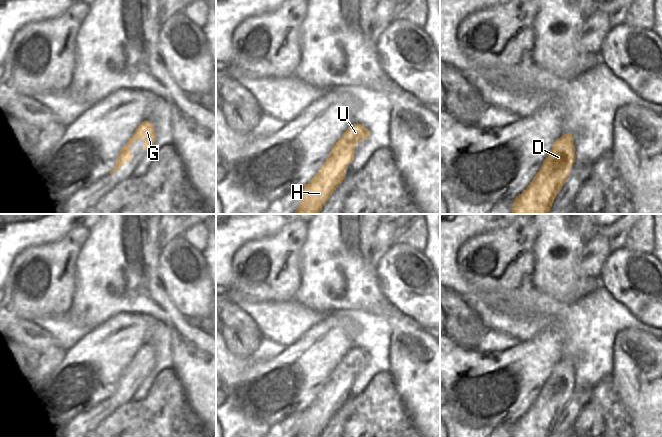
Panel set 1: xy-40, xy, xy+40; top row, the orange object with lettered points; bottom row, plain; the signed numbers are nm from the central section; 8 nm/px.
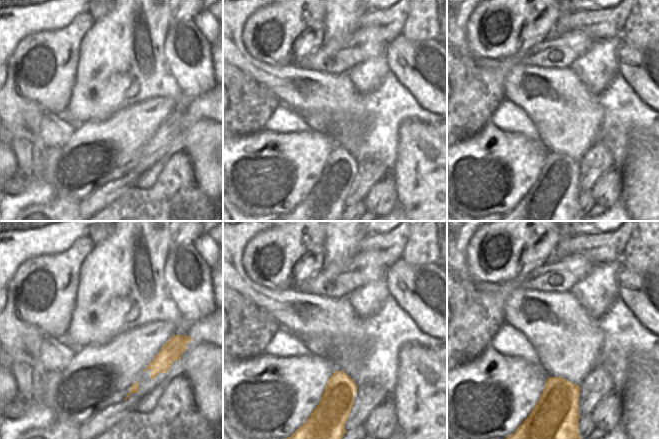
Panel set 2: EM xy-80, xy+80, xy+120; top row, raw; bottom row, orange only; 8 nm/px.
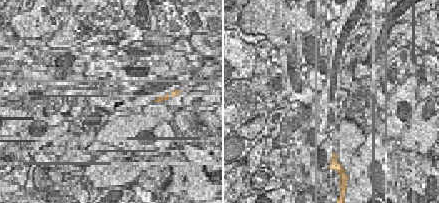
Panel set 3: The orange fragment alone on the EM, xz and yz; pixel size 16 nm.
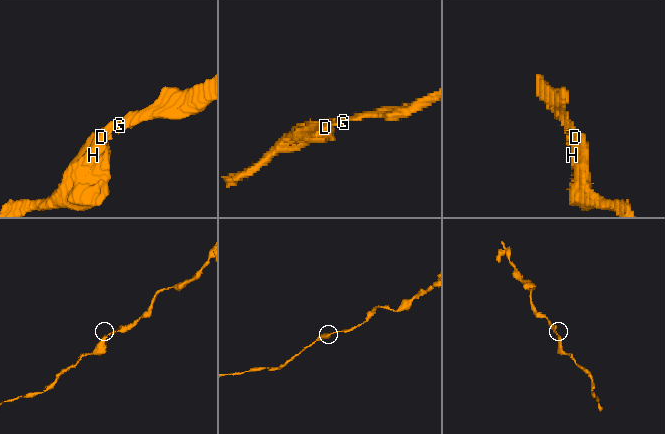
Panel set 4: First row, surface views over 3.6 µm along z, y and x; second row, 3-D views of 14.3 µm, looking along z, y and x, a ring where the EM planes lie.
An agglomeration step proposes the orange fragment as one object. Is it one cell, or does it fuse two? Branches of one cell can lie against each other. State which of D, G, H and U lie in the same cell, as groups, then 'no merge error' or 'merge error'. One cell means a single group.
groups D G H U; no merge error

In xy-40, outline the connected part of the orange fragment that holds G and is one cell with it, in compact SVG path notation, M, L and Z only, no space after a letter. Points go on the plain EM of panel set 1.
M147 344L142 346L136 352L130 364L124 369L124 371L122 372L122 374L120 375L116 383L116 389L114 393L109 398L116 397L118 394L120 394L120 392L123 390L125 386L132 385L132 376L130 372L135 364L138 365L141 362L144 363L144 374L145 375L148 374L152 370L153 366L156 363L154 349Z

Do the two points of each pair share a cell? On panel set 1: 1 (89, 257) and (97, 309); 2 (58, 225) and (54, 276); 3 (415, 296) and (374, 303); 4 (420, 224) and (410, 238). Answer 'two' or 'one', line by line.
1: one
2: two
3: two
4: one

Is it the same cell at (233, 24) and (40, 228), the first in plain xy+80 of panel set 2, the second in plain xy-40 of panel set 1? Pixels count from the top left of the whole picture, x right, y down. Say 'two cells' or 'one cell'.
one cell

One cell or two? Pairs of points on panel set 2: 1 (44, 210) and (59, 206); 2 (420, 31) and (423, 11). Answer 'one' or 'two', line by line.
1: one
2: one

